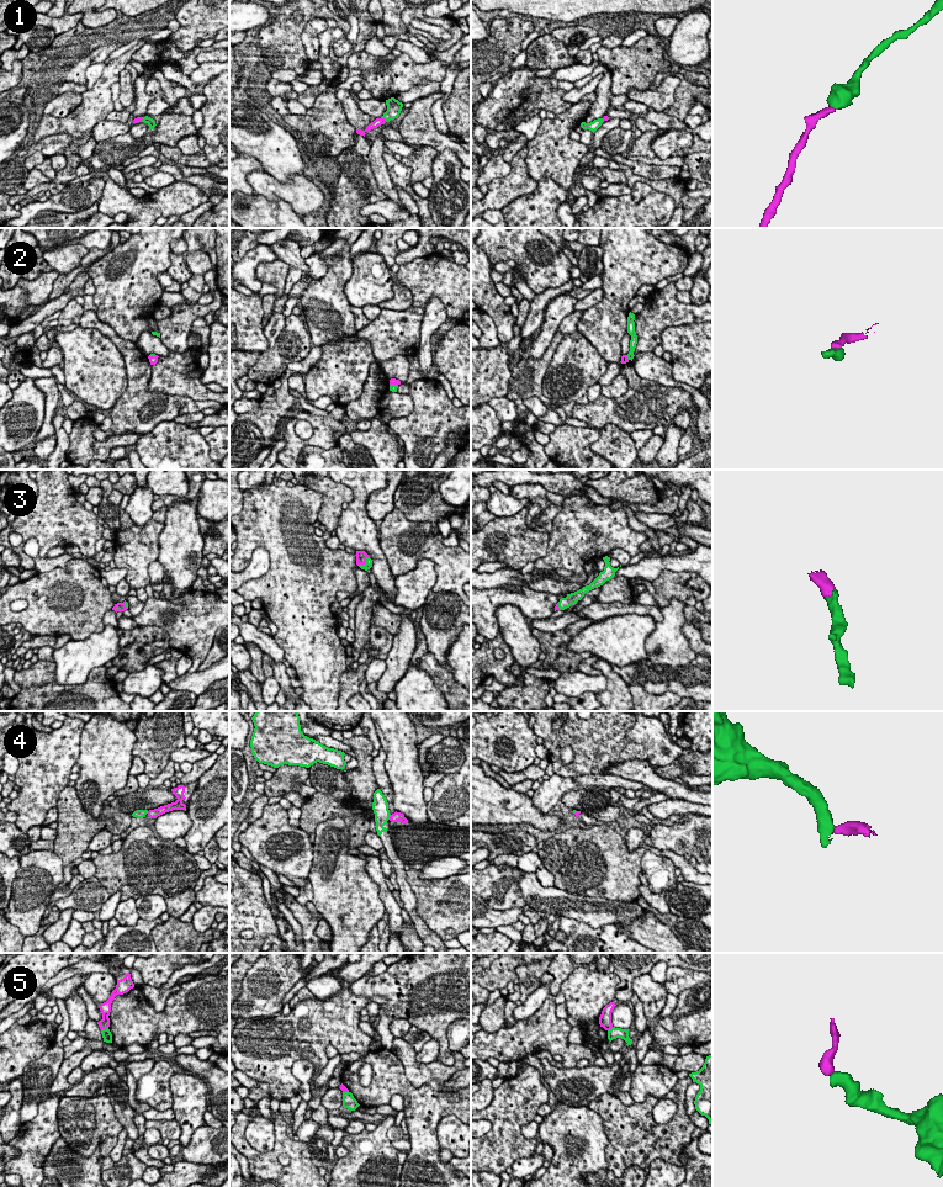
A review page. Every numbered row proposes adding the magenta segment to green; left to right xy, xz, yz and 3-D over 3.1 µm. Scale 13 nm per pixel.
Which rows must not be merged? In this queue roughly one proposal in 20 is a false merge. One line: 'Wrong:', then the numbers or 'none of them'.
Wrong: 4, 5

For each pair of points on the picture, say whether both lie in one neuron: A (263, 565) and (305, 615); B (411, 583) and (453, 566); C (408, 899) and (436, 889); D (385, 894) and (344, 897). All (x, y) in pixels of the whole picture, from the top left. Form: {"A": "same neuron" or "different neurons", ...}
{"A": "different neurons", "B": "different neurons", "C": "different neurons", "D": "different neurons"}

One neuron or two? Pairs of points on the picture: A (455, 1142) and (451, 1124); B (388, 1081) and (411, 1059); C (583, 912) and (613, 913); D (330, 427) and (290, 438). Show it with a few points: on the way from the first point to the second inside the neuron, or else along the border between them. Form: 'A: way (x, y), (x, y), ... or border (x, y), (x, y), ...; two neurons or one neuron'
A: way (455, 1138), (451, 1128); one neuron
B: border (391, 1049), (412, 1085), (420, 1087), (428, 1082); two neurons
C: way (591, 912), (605, 912); one neuron
D: way (321, 436), (313, 441), (300, 443); one neuron

